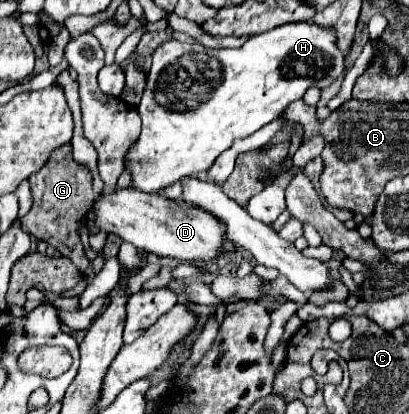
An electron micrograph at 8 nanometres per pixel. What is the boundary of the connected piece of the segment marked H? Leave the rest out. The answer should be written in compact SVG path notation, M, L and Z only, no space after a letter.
M287 23L287 25L281 25L281 27L275 27L267 33L259 33L255 37L251 37L243 47L239 49L209 49L201 43L179 43L179 41L165 41L163 45L159 45L159 49L155 49L155 55L153 55L153 71L149 71L149 79L147 79L147 87L143 91L143 99L141 99L141 105L139 105L139 115L143 119L143 131L139 135L139 139L133 143L133 147L125 153L125 167L127 171L131 173L131 187L133 189L141 189L141 191L147 191L147 193L161 193L163 189L167 189L169 185L173 185L175 181L183 179L183 177L189 177L189 175L195 175L199 171L207 171L215 159L227 151L231 147L231 143L235 139L241 139L241 137L249 137L251 133L259 131L261 127L265 127L267 123L271 123L273 119L277 119L285 107L291 103L291 101L297 101L303 97L303 93L309 89L309 87L327 87L329 83L333 83L341 71L345 69L343 67L345 63L345 57L339 53L337 45L335 45L335 33L333 29L323 29L315 23Z

